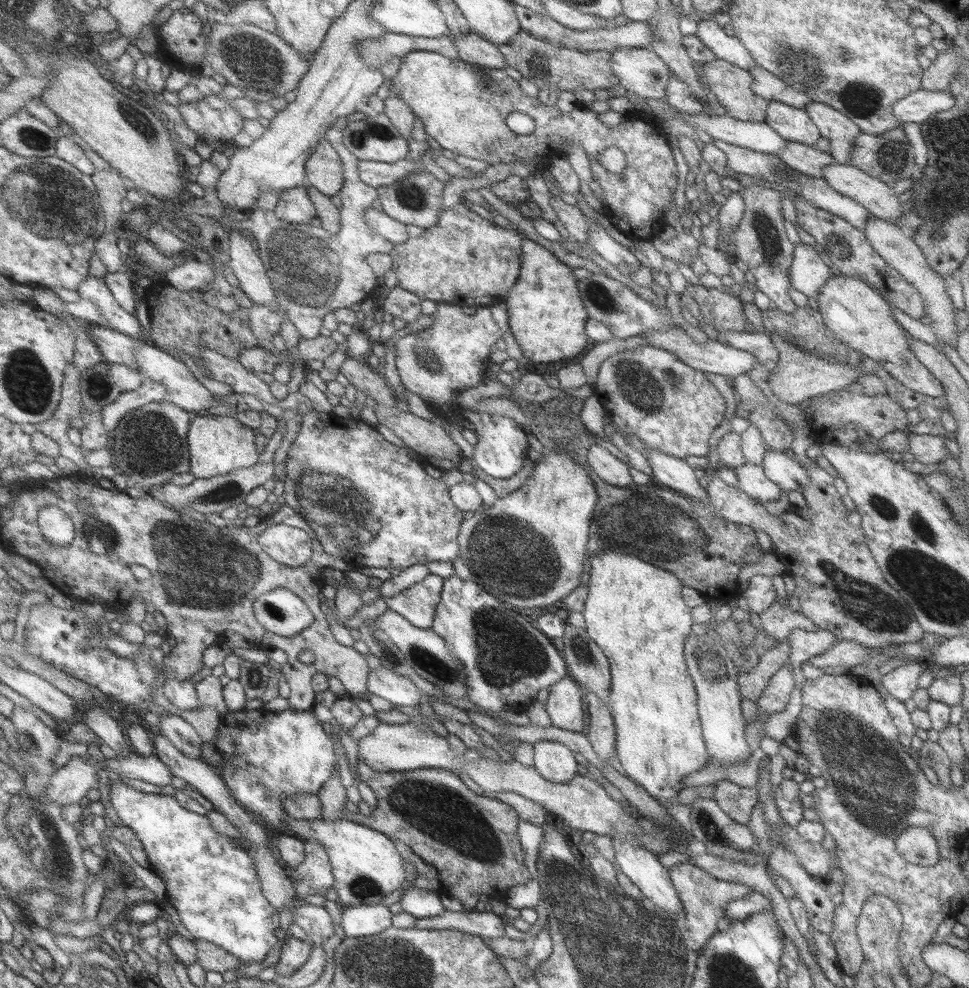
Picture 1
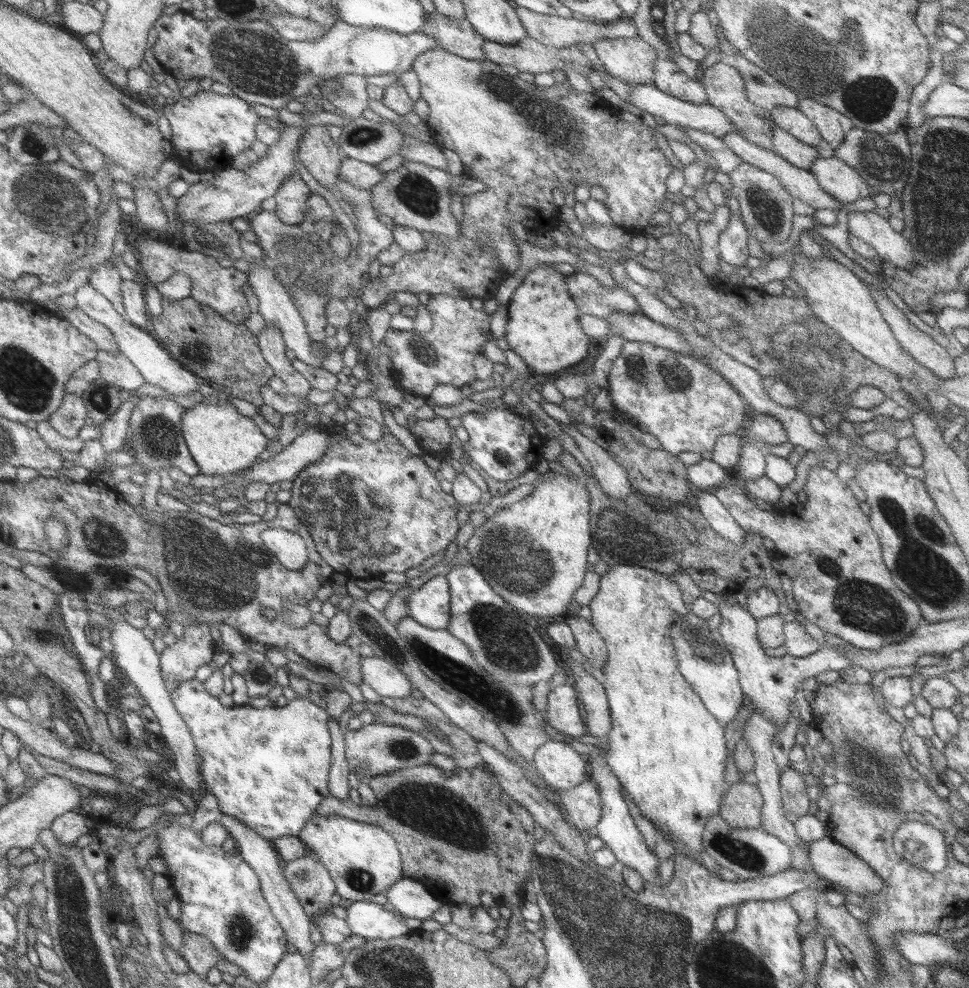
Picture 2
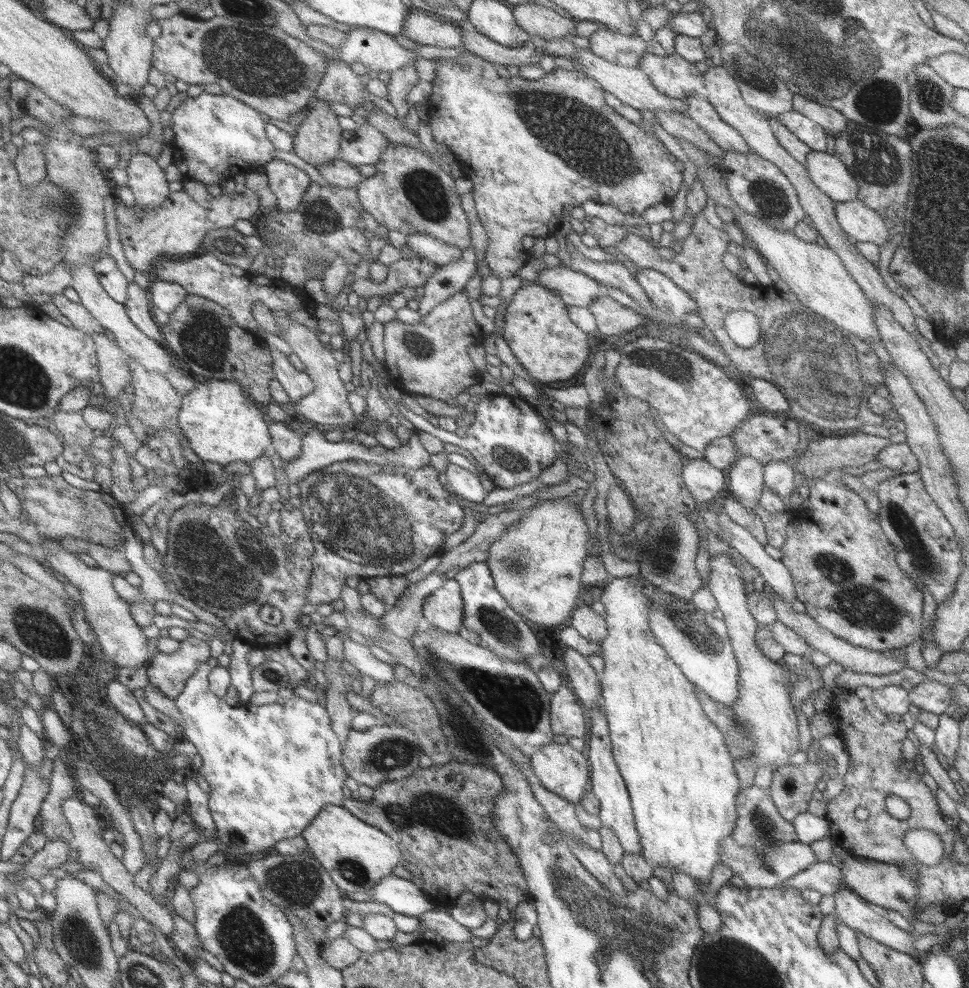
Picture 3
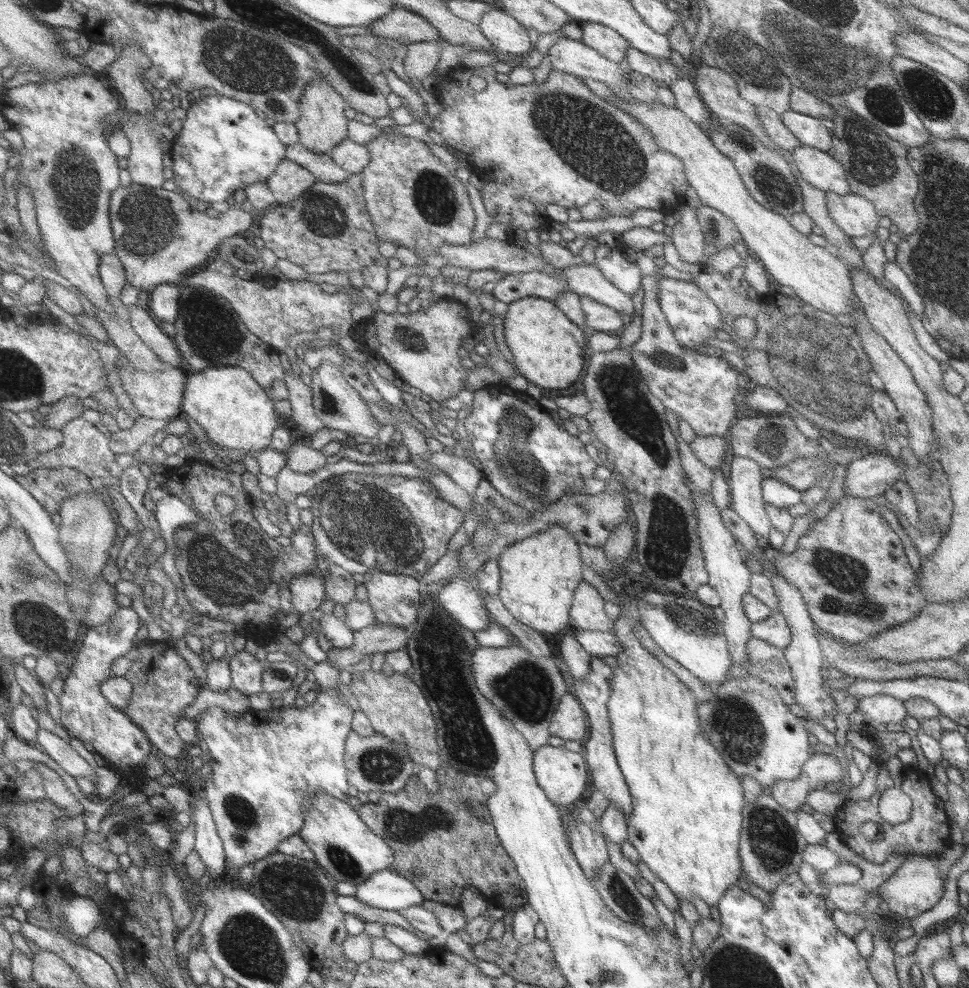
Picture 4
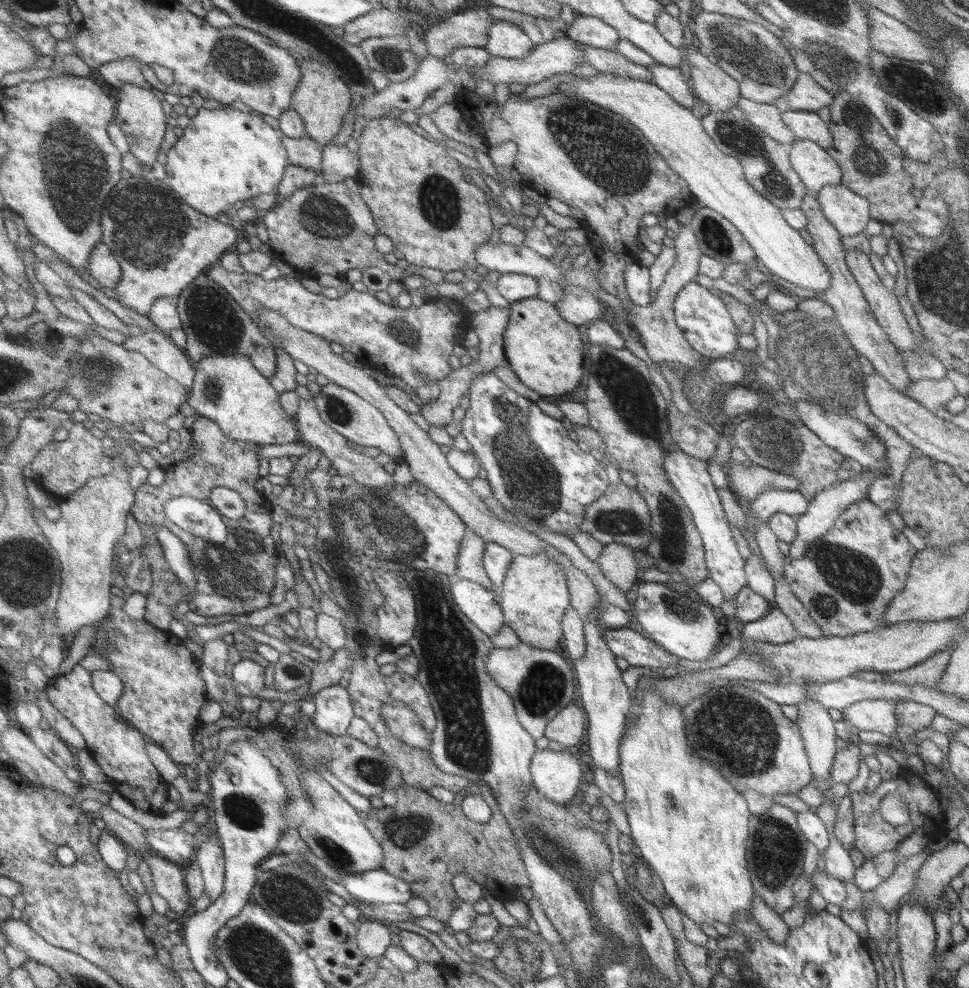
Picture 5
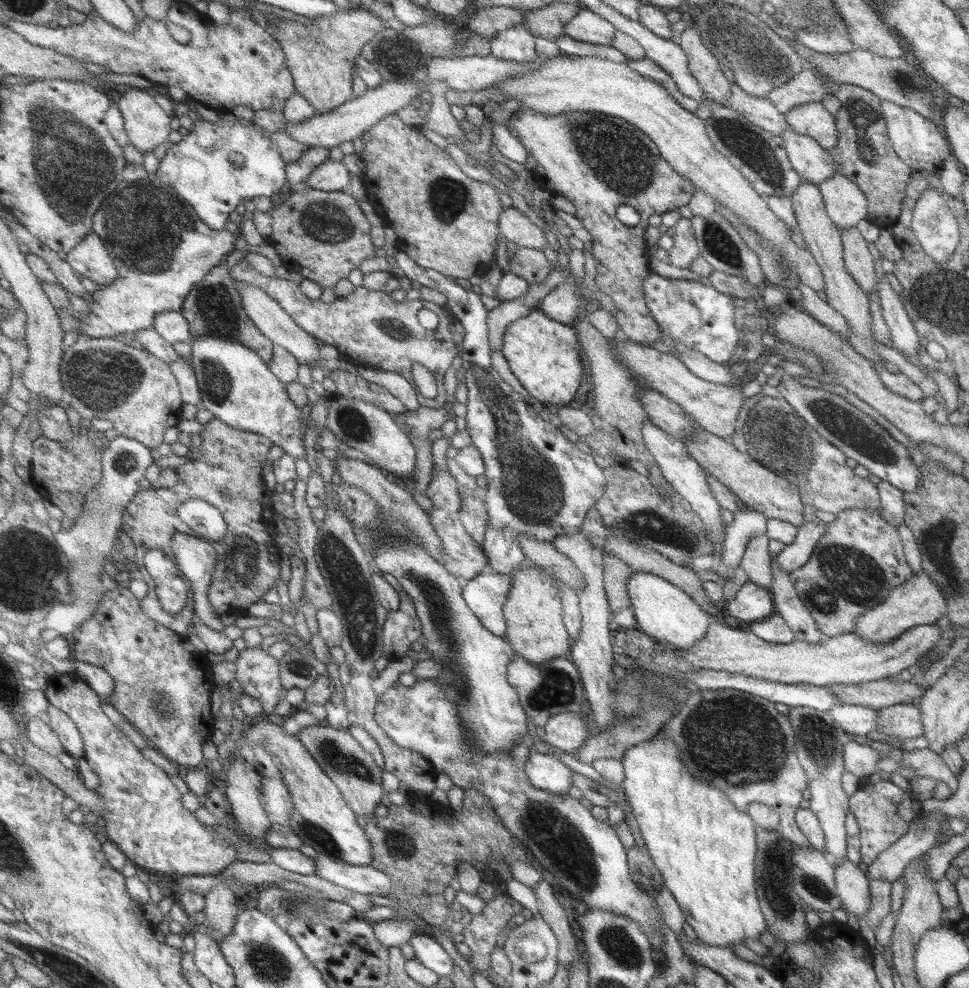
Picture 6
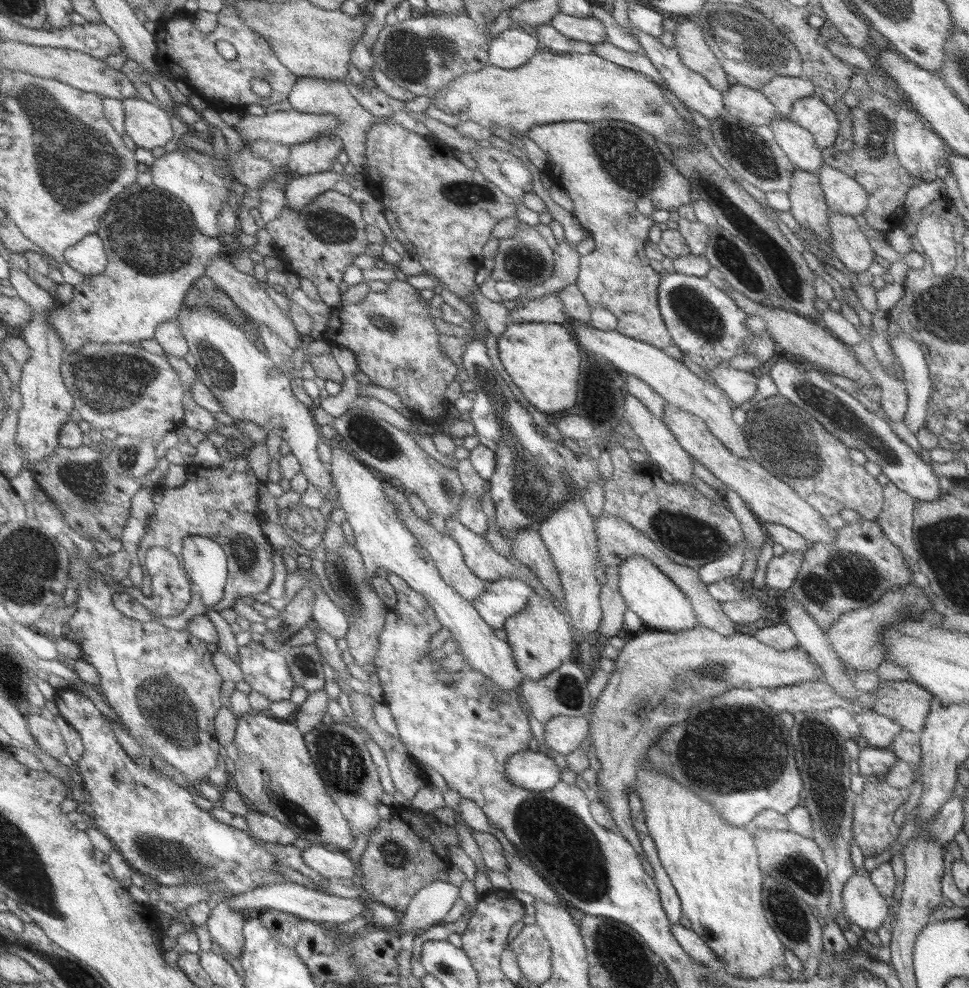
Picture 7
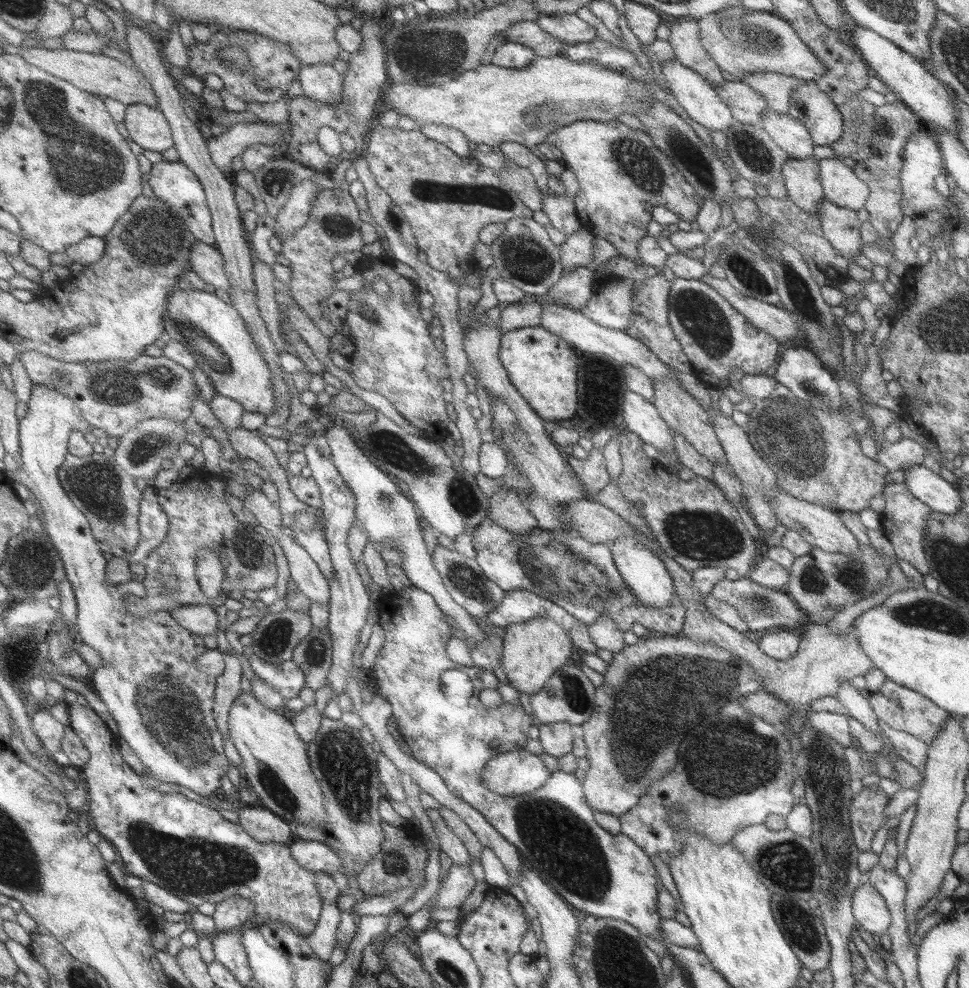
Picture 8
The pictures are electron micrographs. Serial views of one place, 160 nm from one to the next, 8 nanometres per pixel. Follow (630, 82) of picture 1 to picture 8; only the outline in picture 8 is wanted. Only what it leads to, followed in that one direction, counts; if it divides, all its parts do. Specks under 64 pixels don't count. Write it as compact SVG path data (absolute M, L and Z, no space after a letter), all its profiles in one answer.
M574 14L539 15L535 22L542 32L565 46L590 42L598 35L595 29Z

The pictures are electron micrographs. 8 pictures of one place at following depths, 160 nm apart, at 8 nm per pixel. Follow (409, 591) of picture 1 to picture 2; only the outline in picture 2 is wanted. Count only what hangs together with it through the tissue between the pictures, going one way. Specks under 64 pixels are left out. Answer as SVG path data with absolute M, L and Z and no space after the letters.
M437 575L408 596L410 617L427 628L448 630L452 617L452 596L448 575Z

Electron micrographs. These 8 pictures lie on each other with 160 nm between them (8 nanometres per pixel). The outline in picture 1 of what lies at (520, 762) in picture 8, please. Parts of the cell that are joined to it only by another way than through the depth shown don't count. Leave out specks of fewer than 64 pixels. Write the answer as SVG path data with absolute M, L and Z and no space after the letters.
M540 740L534 742L533 747L532 767L543 780L553 784L565 784L581 772L573 757L574 753L563 744Z

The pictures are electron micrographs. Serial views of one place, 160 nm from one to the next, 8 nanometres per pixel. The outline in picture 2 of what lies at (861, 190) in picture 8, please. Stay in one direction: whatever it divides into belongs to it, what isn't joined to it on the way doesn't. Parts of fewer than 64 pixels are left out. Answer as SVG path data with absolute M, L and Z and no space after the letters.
M874 211L845 213L848 233L867 243L876 252L879 260L887 260L905 270L915 264L912 244L901 233L891 229L886 218Z

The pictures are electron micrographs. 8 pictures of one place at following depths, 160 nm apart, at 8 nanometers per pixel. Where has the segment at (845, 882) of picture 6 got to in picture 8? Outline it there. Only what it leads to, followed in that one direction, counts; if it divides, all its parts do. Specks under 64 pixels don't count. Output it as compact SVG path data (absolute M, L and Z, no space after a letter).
M858 885L850 898L851 914L856 929L864 930L877 937L886 934L890 915L884 901L873 886Z

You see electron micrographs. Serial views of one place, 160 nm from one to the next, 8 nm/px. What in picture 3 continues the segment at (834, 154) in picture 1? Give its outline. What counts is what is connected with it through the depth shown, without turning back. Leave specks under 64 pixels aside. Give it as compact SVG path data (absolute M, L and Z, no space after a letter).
M799 95L792 98L792 111L798 112L809 120L818 124L825 133L835 136L843 130L845 123L848 121L840 112L834 108L817 104L815 101L807 100Z

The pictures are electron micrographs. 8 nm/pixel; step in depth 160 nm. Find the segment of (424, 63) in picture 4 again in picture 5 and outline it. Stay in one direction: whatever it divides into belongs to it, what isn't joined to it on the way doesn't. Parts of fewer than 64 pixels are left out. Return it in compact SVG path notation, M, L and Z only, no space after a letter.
M469 6L460 13L448 15L445 20L421 33L427 56L443 59L459 47L485 47L493 20L491 13L483 7Z

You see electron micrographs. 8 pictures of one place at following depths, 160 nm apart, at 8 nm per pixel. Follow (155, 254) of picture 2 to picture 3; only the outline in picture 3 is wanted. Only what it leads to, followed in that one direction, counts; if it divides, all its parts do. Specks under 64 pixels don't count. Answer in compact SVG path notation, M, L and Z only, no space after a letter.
M211 253L187 259L179 258L173 262L171 260L162 260L156 266L156 274L161 281L180 284L191 294L207 297L227 307L227 310L230 310L236 318L239 326L250 332L256 332L258 328L257 320L253 318L253 306L257 302L261 302L272 312L273 310L287 310L289 312L307 310L311 313L313 308L317 306L315 302L308 300L308 295L302 290L302 287L295 287L290 284L289 290L287 290L287 288L279 288L279 286L264 281L255 284L251 278L235 276L230 265L225 264L220 258Z

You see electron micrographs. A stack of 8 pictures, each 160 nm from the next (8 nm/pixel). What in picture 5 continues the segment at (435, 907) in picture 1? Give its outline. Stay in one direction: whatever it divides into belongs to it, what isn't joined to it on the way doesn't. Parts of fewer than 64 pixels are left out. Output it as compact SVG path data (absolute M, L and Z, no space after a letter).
M383 868L363 874L343 876L343 886L359 902L373 904L407 904L413 898L409 883L386 872Z

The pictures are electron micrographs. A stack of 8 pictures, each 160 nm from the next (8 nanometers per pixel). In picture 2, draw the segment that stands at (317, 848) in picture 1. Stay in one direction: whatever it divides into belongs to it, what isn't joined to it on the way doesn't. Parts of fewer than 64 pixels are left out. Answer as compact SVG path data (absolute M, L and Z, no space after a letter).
M309 850L303 858L283 861L282 866L287 883L297 894L311 919L315 920L331 912L331 898L336 894L336 885L318 854Z

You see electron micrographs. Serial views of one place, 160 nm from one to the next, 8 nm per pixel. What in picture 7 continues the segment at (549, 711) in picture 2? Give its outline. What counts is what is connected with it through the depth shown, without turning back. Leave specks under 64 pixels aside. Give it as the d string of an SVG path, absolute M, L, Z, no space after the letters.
M554 716L544 723L543 742L559 755L579 748L587 736L587 717Z

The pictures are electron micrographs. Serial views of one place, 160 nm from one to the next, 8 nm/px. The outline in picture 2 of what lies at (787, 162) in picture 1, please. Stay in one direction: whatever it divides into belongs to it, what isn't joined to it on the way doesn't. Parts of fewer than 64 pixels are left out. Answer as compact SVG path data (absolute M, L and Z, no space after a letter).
M773 126L771 137L772 151L783 157L789 164L809 171L811 163L819 157L815 147L807 146L793 135Z

